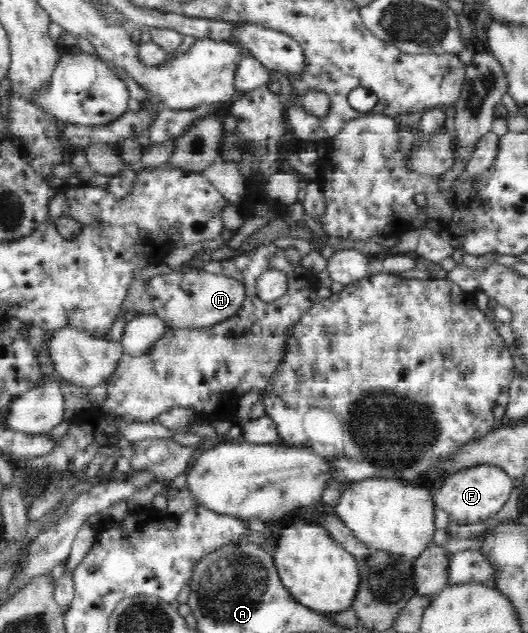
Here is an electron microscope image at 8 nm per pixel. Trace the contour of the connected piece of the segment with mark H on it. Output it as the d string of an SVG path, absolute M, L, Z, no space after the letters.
M190 269L187 272L170 271L163 275L155 275L146 283L146 290L154 306L153 314L164 322L167 329L172 330L213 329L215 325L237 319L247 301L246 285L242 281L203 272L201 269Z

